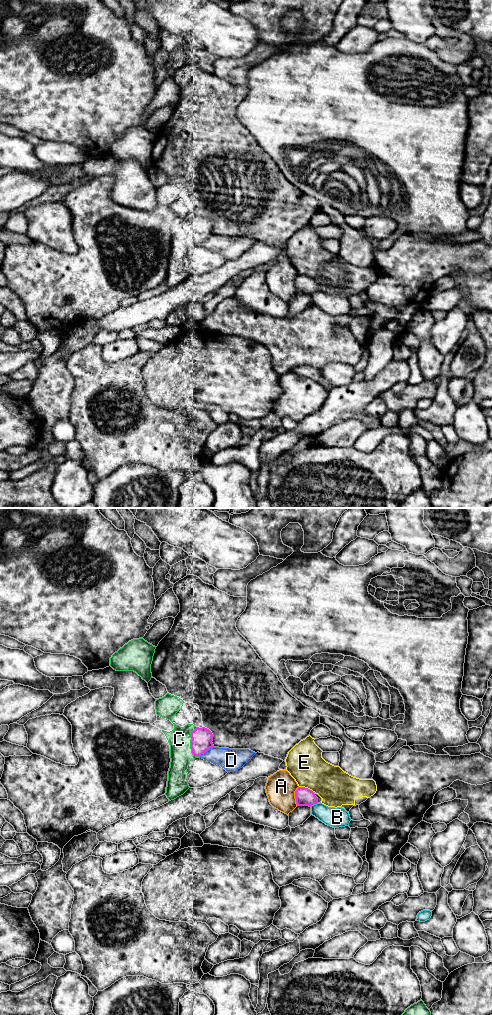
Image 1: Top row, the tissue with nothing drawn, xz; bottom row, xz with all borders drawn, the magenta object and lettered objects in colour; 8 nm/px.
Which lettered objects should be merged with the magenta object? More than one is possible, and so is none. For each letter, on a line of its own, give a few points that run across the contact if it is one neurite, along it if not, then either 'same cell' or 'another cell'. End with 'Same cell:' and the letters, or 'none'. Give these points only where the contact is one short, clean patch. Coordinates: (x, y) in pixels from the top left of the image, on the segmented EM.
A: another cell
B: line xz (317, 802), (310, 806); another cell
C: another cell
D: line xz (213, 746), (200, 756); another cell
E: line xz (299, 786), (309, 788), (313, 792); another cell
Same cell: none

